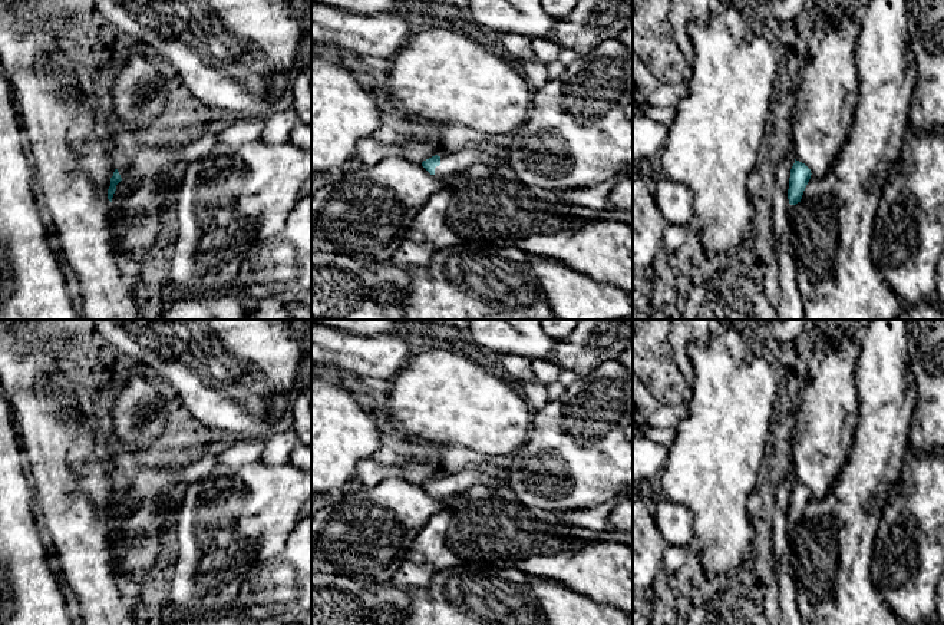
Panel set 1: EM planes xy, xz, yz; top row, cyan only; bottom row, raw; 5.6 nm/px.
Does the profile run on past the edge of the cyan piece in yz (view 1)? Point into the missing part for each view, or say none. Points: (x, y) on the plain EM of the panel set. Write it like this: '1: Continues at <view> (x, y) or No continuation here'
1: No continuation here

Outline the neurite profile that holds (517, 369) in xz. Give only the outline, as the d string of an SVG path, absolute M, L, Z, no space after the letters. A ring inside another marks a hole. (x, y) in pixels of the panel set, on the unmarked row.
M504 354L498 356L501 360L499 373L514 381L515 384L524 380L535 380L535 374L532 371L532 364L529 360L521 356Z

